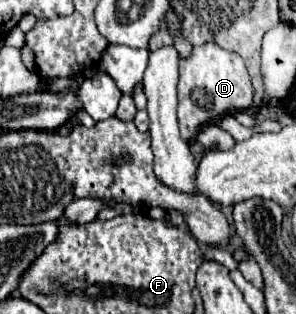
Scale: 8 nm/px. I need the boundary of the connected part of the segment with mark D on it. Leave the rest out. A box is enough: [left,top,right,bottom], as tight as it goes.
[178,42,254,142]

